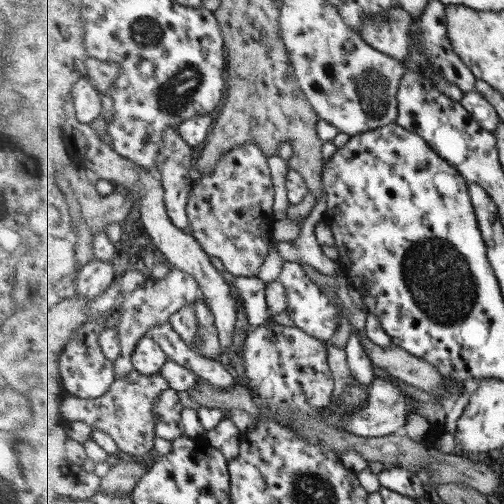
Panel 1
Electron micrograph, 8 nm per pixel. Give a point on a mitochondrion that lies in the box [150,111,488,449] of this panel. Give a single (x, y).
(439, 277)

